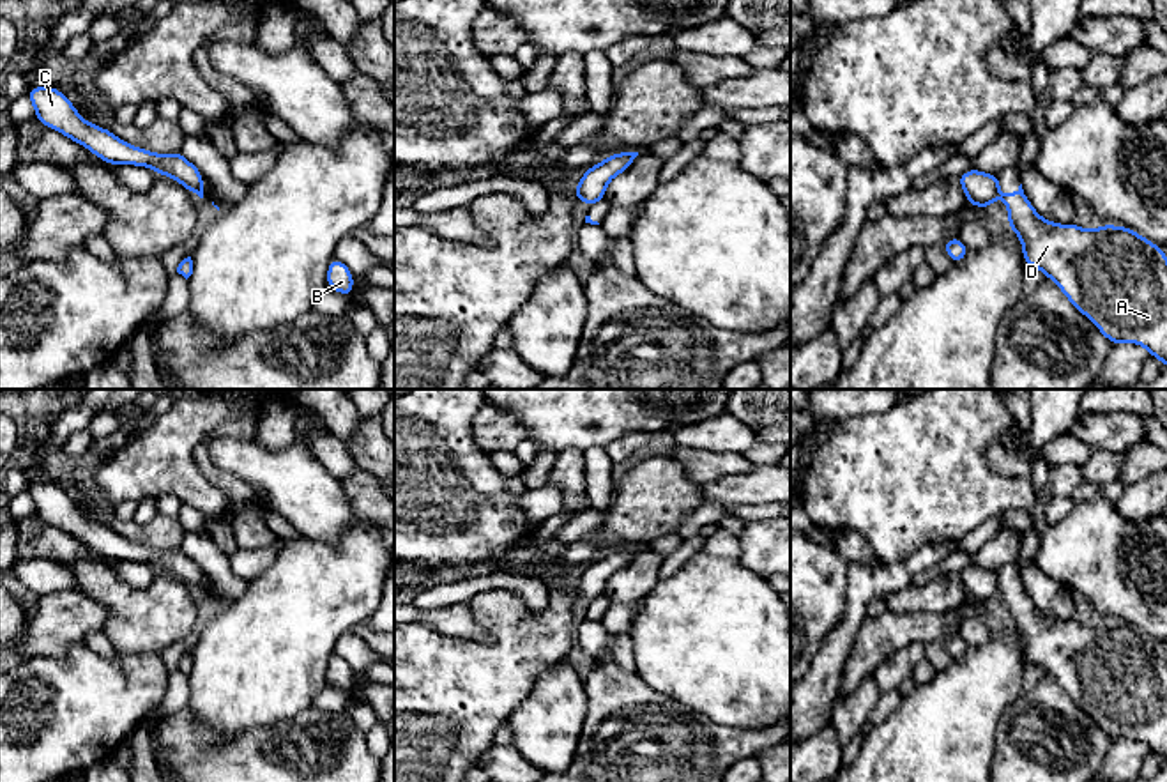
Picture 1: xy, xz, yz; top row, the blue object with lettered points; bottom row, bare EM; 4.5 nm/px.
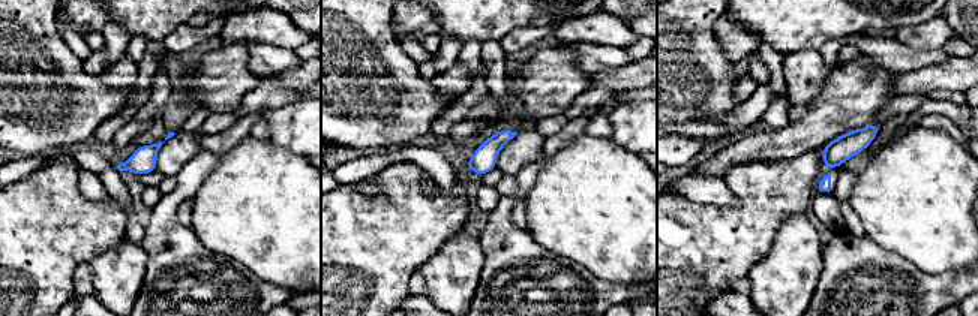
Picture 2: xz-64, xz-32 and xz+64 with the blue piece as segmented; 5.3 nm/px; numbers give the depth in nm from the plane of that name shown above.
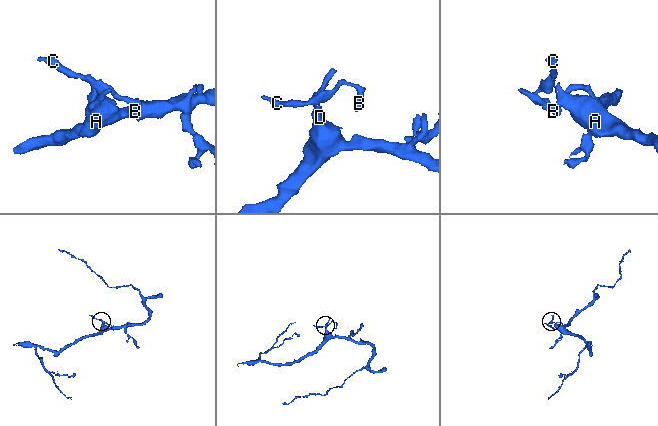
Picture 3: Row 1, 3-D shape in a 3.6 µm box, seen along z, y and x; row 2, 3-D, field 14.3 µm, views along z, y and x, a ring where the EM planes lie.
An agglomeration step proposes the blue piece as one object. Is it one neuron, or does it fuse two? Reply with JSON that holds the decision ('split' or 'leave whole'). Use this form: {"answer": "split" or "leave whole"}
{"answer": "split"}

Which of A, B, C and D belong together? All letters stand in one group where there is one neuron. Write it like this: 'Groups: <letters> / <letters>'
Groups: A D / B C

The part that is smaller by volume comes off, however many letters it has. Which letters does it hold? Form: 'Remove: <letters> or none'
Remove: B, C

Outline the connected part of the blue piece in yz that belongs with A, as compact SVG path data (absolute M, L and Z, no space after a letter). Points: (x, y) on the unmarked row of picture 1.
M1022 580L1003 591L1022 653L1117 740L1139 740L1167 764L1167 651L1126 623L1095 626L1043 616Z

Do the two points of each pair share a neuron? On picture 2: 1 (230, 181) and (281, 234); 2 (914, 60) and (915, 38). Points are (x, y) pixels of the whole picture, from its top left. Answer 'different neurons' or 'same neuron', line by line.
1: same neuron
2: different neurons

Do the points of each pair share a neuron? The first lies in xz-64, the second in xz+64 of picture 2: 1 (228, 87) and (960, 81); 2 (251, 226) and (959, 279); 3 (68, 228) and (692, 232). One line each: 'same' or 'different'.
1: different
2: different
3: same

